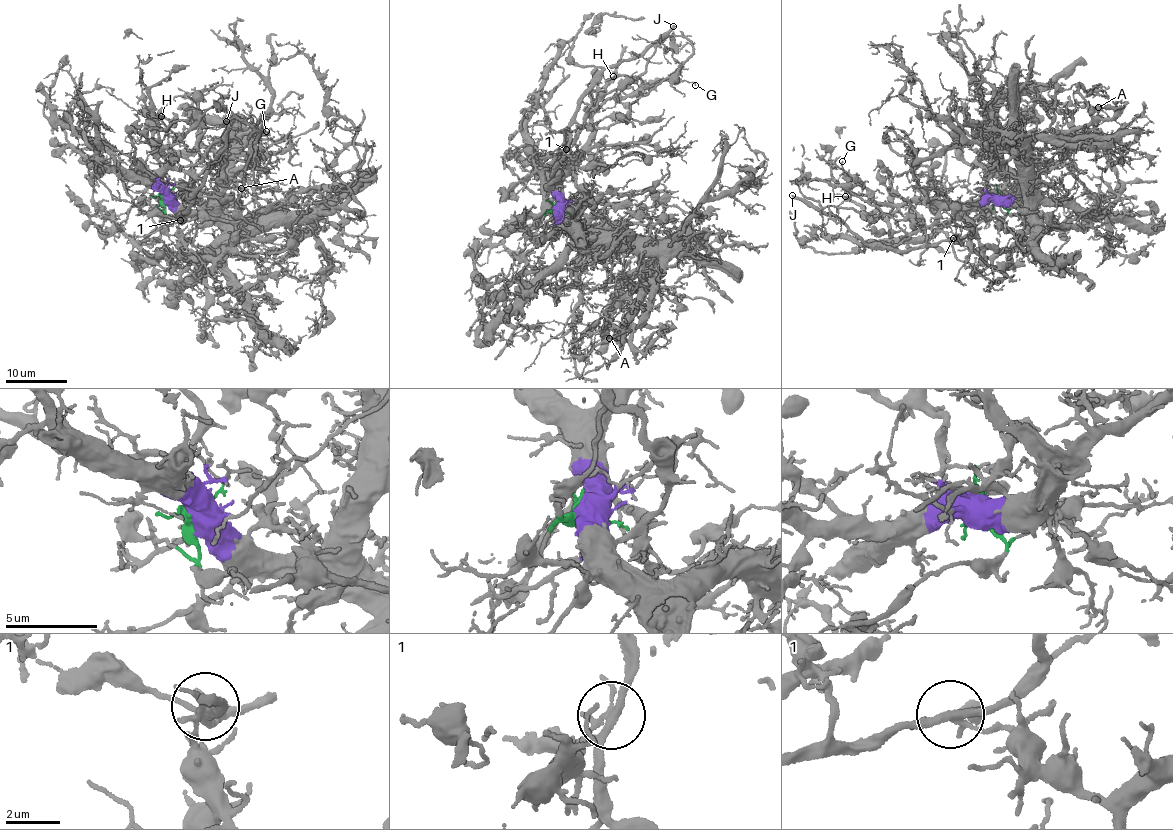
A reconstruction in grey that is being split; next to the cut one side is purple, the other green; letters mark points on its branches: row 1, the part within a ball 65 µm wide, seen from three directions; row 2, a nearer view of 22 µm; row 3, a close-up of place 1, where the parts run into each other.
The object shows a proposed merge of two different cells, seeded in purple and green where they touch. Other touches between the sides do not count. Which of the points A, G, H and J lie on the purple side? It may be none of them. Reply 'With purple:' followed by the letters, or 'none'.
With purple: A, H

